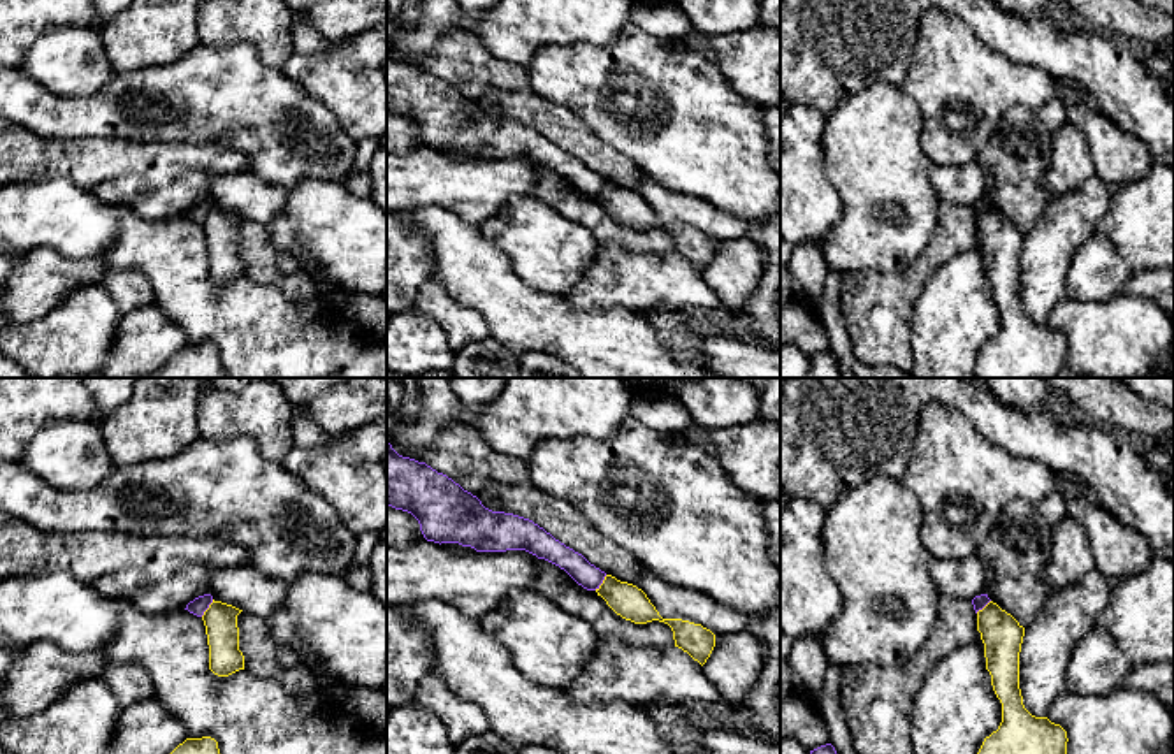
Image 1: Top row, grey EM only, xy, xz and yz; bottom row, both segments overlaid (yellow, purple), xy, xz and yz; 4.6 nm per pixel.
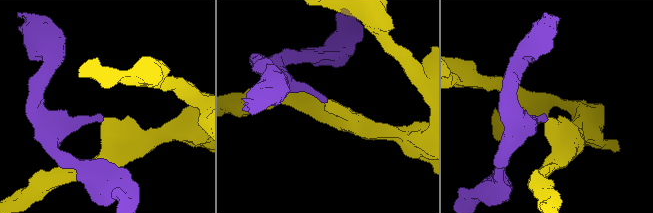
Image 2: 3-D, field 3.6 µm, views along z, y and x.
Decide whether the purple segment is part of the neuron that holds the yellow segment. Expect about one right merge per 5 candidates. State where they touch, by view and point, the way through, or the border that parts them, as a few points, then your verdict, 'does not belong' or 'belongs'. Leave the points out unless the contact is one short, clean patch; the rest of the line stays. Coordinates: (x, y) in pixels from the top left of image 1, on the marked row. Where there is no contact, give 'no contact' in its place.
xy (208, 608) | along xy (213, 600), (201, 616) | does not belong

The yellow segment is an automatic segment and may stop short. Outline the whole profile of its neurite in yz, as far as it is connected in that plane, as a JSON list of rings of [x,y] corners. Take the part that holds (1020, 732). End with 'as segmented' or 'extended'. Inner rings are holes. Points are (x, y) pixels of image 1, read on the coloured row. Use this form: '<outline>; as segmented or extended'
[[[996,603],[977,612],[986,670],[1002,703],[1002,722],[977,754],[1067,754],[1067,731],[1047,717],[1032,715],[1019,689],[1019,652],[1025,627]]]; as segmented

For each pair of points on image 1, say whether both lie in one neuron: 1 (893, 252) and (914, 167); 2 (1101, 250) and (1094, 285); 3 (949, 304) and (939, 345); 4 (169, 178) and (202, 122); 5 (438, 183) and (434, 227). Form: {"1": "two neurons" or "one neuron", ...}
{"1": "one neuron", "2": "one neuron", "3": "one neuron", "4": "two neurons", "5": "two neurons"}

